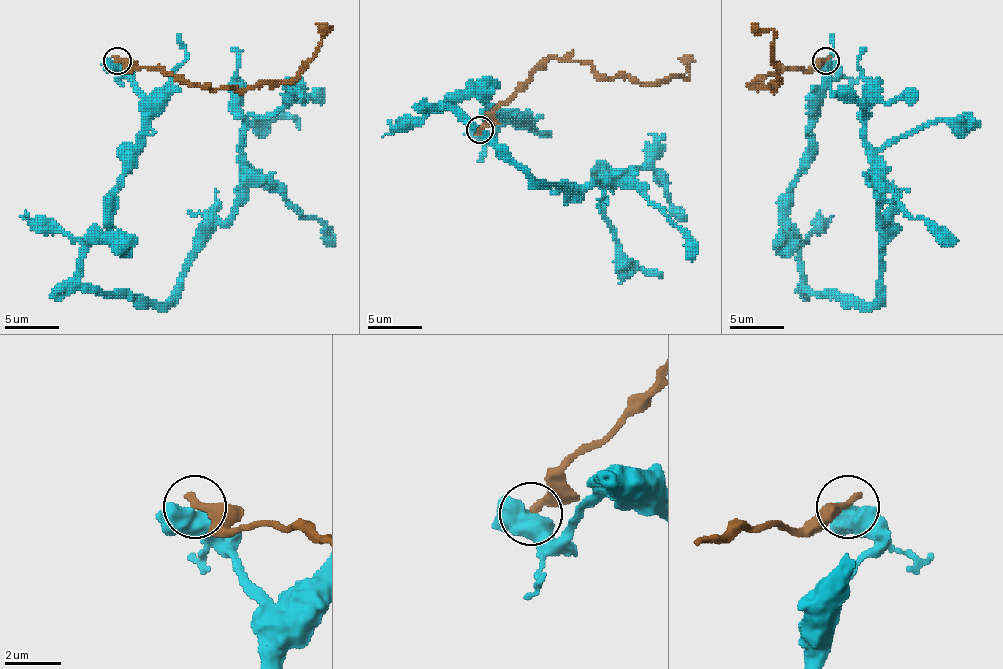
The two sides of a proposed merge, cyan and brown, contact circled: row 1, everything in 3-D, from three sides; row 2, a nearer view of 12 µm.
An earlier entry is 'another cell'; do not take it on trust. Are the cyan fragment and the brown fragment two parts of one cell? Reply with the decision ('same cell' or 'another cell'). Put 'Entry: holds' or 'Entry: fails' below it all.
another cell
Entry: holds

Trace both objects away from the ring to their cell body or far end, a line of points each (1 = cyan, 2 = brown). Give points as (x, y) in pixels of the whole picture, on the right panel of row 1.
1: (825, 61), (836, 78), (814, 105), (787, 224), (811, 292), (863, 303), (879, 292), (866, 107), (917, 91)
2: (825, 61), (809, 70), (782, 67), (754, 83), (757, 89), (773, 89), (779, 83), (773, 32), (754, 23)

